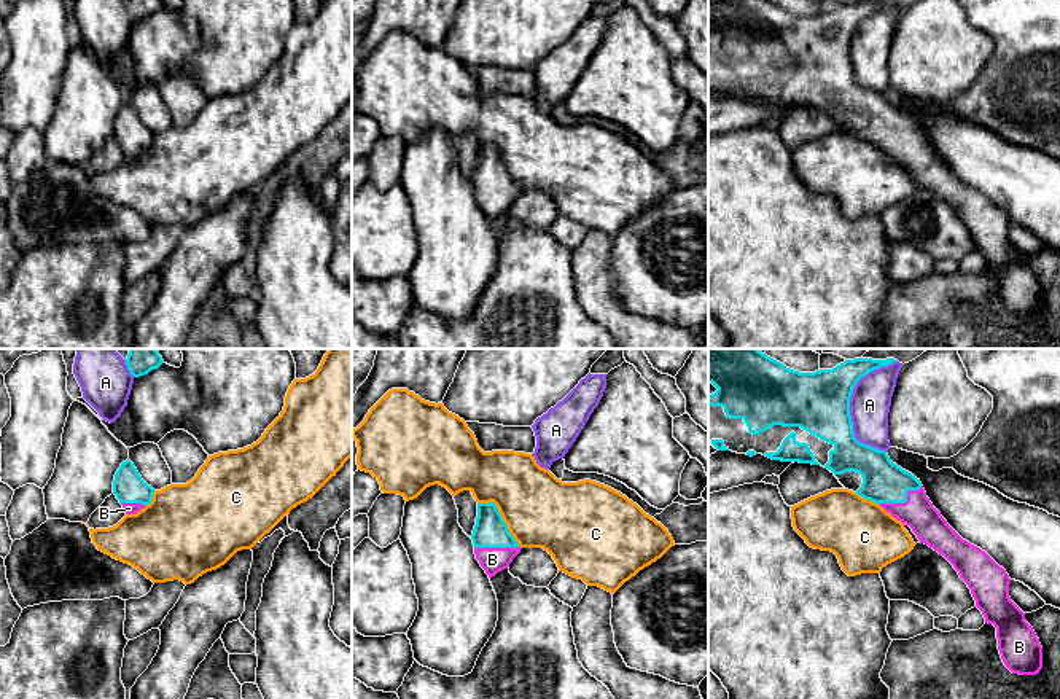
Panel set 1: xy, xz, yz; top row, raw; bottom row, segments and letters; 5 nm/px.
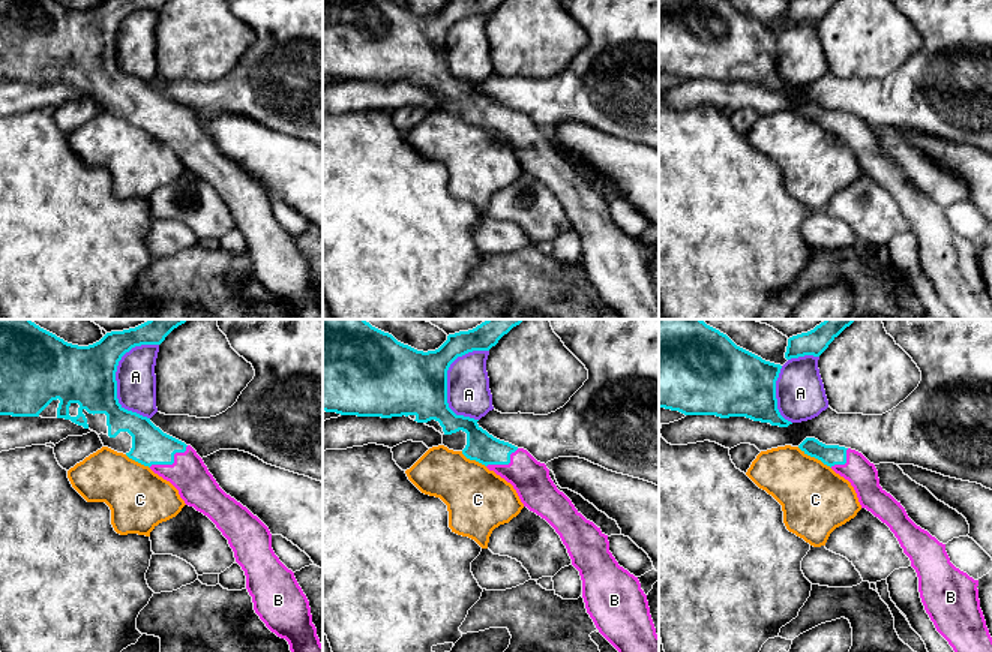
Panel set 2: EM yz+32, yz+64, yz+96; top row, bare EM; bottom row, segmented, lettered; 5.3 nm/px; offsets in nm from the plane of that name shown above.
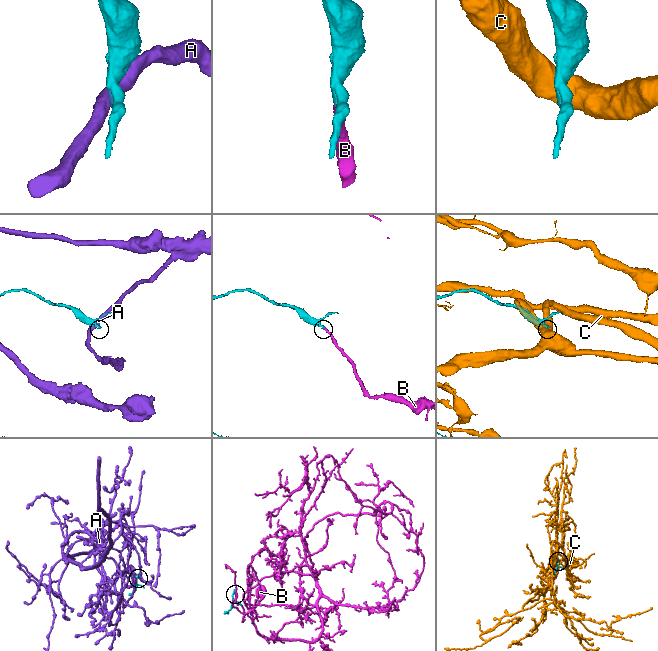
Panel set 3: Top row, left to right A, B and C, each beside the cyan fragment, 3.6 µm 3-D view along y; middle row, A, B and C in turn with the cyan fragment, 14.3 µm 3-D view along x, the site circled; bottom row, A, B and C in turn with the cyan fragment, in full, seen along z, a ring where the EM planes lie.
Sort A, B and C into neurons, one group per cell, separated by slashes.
A / B / C

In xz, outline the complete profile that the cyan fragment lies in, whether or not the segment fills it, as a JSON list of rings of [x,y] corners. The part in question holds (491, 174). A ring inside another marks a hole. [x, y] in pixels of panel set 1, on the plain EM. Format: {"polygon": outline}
{"polygon": [[[477,146],[476,169],[471,178],[474,197],[489,221],[509,210],[520,196],[497,148]]]}

